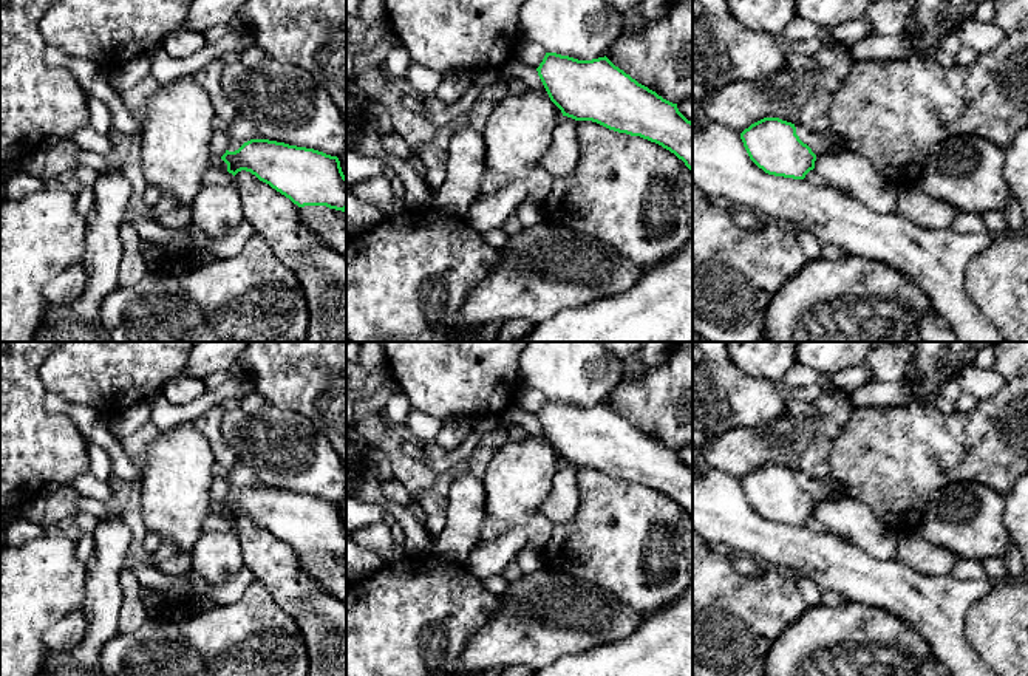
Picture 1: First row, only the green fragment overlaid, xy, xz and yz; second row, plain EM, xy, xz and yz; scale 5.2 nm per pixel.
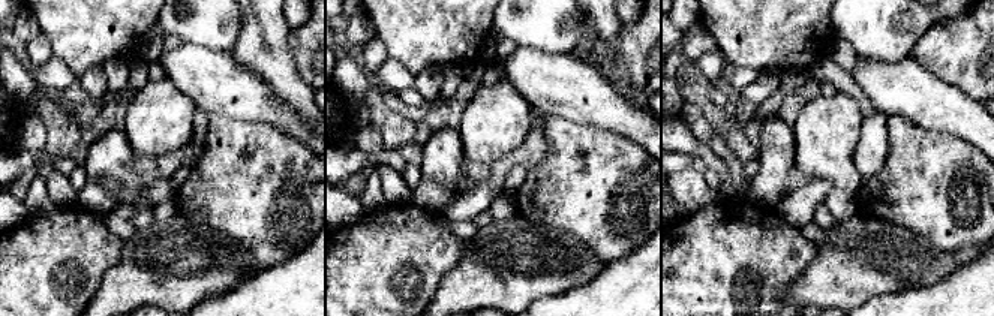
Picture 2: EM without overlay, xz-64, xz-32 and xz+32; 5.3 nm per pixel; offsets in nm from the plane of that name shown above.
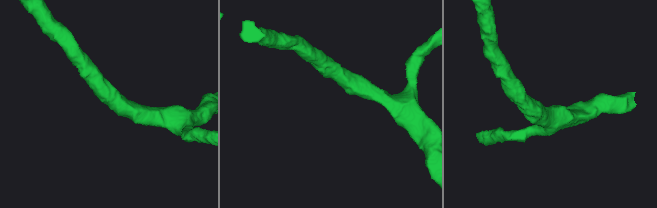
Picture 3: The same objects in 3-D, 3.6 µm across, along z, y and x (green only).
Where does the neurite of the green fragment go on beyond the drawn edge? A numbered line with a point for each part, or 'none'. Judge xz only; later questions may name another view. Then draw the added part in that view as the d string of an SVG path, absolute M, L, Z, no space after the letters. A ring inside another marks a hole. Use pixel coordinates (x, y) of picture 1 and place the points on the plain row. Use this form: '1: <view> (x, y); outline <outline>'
none

